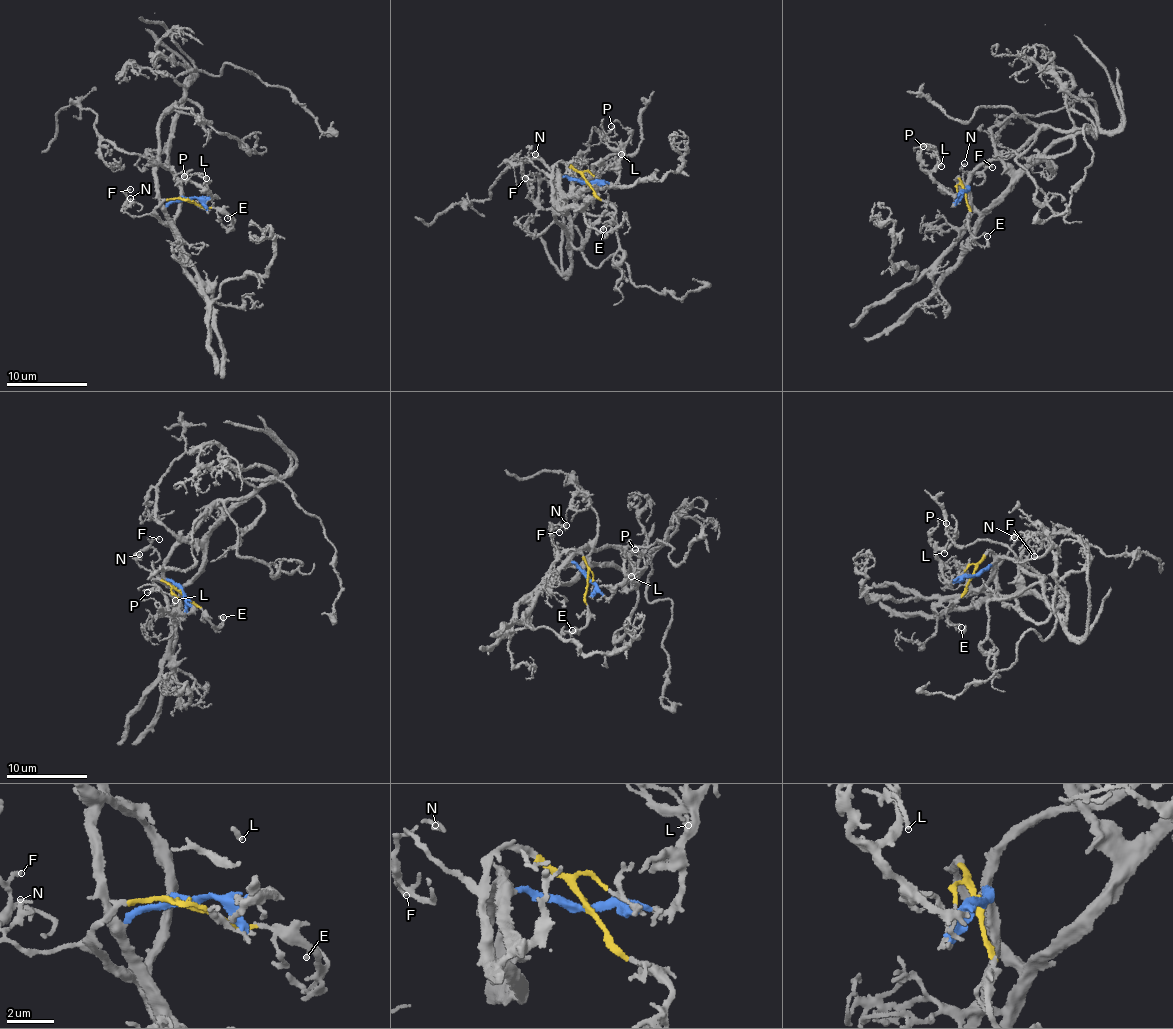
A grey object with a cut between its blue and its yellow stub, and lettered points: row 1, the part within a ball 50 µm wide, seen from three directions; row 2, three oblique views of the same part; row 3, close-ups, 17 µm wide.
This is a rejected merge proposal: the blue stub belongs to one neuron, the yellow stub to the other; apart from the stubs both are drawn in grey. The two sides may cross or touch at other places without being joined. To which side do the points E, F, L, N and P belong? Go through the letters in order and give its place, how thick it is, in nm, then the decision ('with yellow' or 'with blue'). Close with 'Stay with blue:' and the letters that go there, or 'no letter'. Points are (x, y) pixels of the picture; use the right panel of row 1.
E: (987, 236) | 170 nm | with yellow
F: (992, 167) | 160 nm | with yellow
L: (941, 166) | 180 nm | with blue
N: (964, 163) | 240 nm | with yellow
P: (923, 146) | 110 nm | with blue
Stay with blue: L, P

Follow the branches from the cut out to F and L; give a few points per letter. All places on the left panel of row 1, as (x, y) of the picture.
F: (189, 201), (165, 200), (154, 208), (153, 213), (138, 215), (122, 208), (130, 189)
L: (189, 201), (215, 195), (213, 199), (188, 177), (196, 174), (206, 178)

